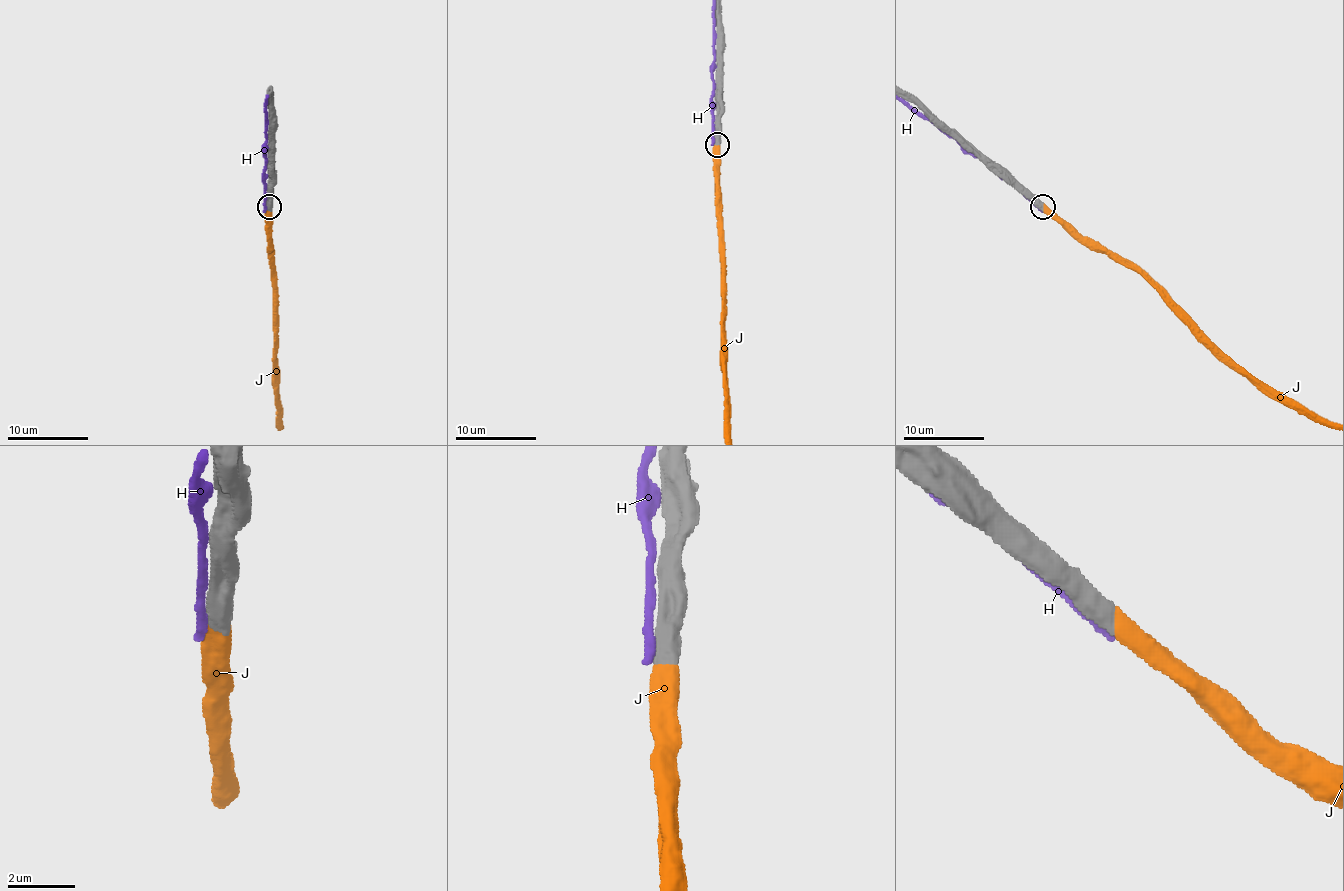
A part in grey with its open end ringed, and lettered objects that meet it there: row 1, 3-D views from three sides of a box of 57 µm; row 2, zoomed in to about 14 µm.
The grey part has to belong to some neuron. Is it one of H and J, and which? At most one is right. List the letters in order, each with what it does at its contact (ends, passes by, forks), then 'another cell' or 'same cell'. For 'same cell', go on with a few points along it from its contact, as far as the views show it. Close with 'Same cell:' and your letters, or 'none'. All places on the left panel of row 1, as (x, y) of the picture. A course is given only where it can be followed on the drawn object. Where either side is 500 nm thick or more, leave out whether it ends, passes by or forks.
H: another cell
J: same cell
Same cell: J

